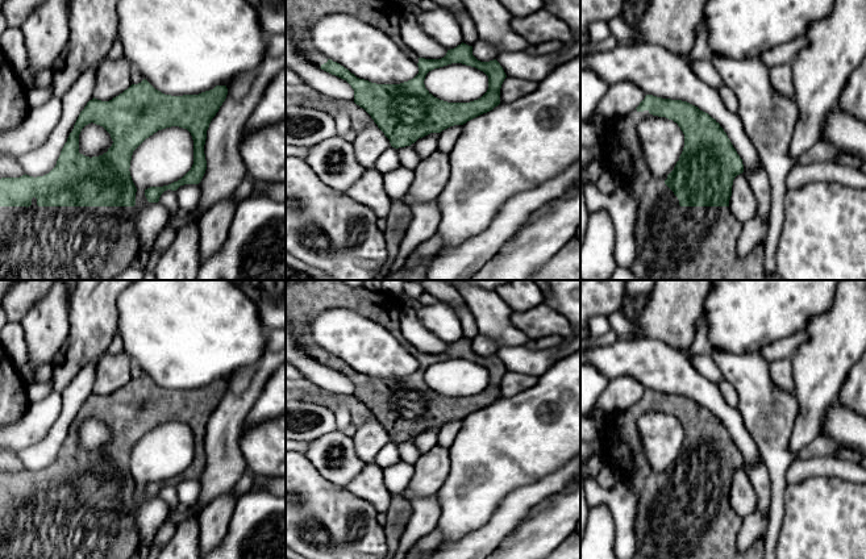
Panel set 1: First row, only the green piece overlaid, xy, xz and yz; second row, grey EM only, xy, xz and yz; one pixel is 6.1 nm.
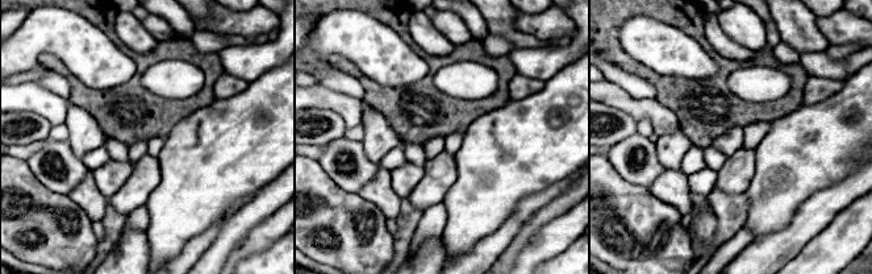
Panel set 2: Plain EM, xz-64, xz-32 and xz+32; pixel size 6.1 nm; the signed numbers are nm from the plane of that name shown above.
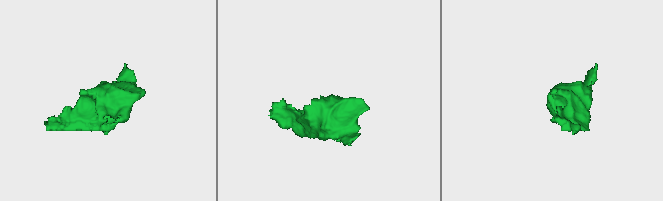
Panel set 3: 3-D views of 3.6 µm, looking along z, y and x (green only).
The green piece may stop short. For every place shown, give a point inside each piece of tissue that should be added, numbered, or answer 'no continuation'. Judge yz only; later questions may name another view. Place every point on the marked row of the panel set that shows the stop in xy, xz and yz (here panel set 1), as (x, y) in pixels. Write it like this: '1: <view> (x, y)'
1: yz (674, 242)

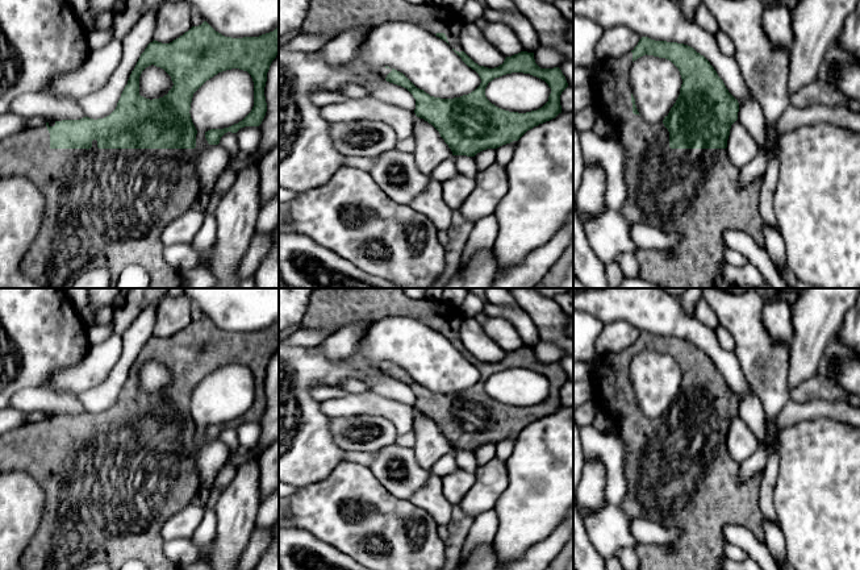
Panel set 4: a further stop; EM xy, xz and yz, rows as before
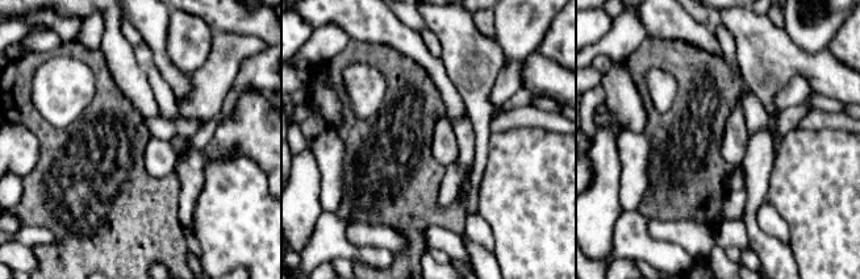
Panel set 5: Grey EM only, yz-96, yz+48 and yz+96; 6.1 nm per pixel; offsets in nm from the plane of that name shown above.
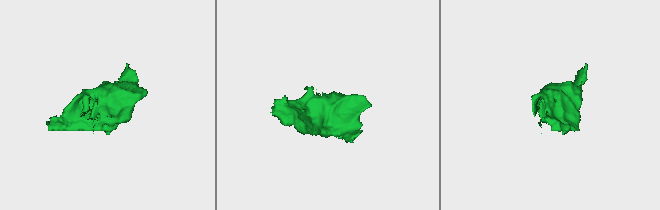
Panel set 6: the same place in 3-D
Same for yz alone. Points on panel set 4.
1: yz (694, 192)

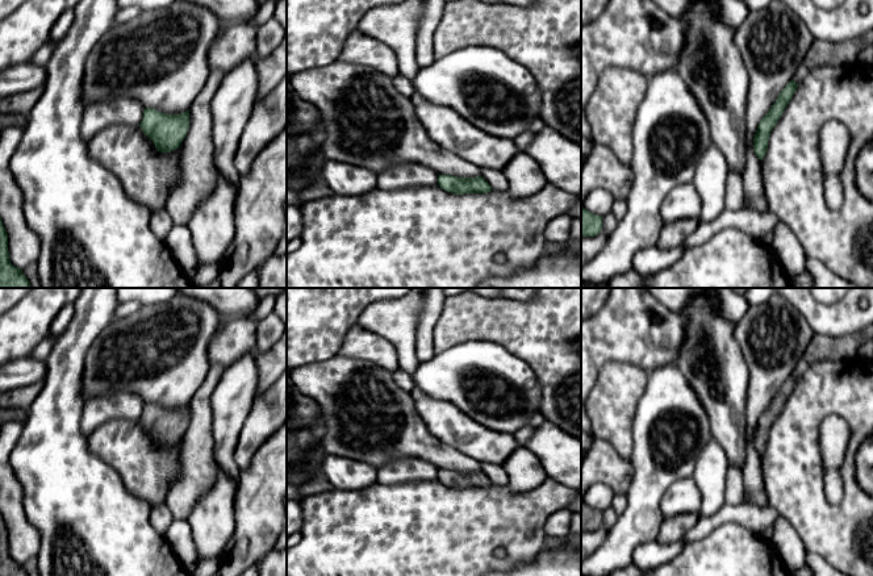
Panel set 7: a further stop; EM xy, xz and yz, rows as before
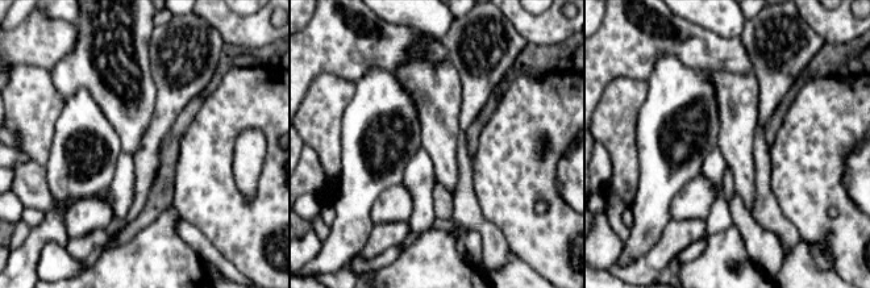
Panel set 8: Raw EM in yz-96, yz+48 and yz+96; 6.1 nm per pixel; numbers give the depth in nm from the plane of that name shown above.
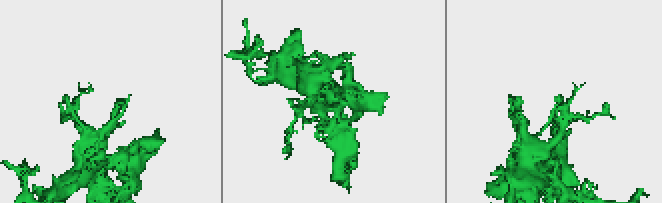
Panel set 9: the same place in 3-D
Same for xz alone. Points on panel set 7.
no continuation

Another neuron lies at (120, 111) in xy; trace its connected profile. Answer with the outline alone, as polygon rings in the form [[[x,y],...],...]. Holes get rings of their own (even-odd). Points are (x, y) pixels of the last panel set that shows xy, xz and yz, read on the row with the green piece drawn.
[[[114,97],[84,107],[80,126],[82,138],[88,142],[108,126],[138,126],[143,118],[143,107],[131,97]]]

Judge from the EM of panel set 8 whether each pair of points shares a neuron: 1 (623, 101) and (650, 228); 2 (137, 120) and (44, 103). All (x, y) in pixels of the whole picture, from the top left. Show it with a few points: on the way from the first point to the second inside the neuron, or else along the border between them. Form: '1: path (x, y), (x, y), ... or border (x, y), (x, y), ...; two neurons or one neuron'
1: border (637, 141), (637, 190), (632, 201); two neurons
2: border (50, 72), (53, 86), (65, 97); two neurons

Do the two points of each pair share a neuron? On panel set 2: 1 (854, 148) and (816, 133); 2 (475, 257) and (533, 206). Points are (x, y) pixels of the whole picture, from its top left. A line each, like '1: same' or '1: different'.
1: same
2: same

